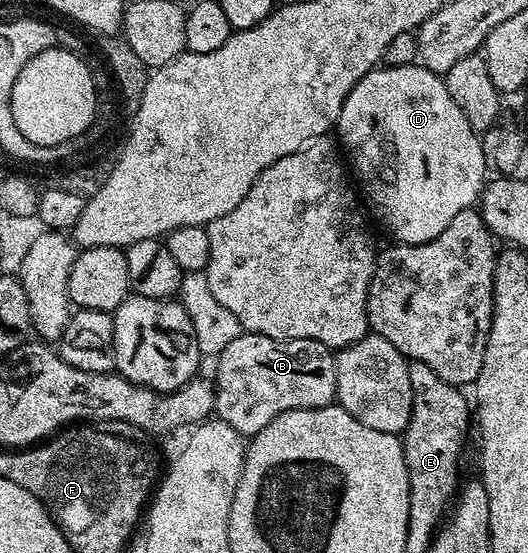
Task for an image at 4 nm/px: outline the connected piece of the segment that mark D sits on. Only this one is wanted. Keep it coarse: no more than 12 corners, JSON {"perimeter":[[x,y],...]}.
{"perimeter":[[367,72],[336,138],[391,239],[440,236],[488,181],[443,75]]}

